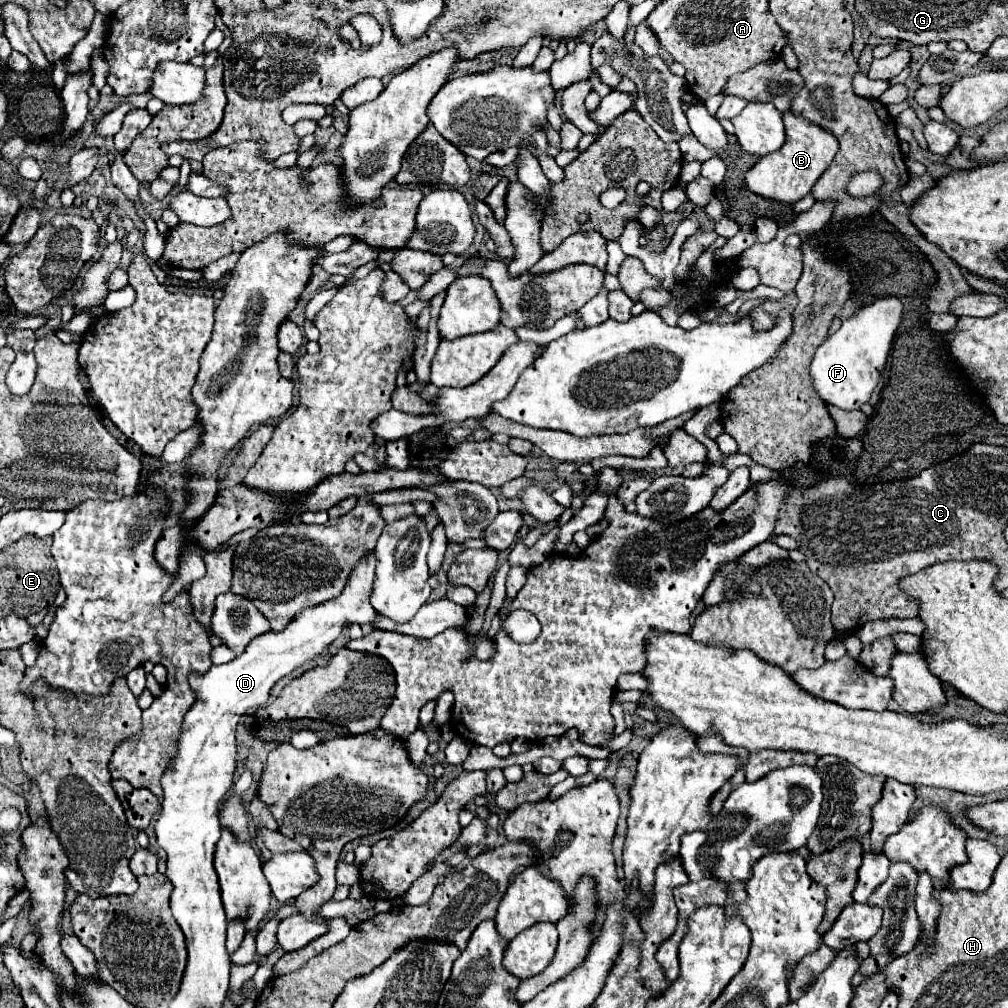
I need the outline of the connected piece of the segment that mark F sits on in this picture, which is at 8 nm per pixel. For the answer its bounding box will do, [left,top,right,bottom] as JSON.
[810,297,904,409]

